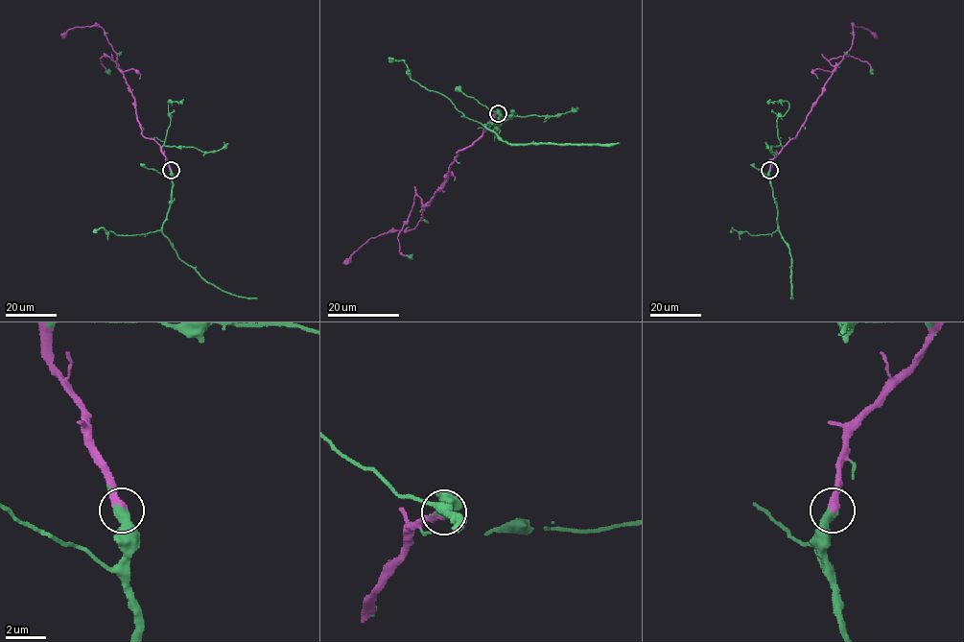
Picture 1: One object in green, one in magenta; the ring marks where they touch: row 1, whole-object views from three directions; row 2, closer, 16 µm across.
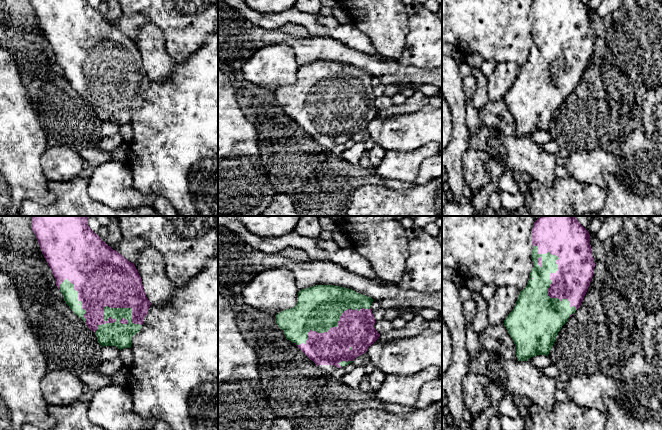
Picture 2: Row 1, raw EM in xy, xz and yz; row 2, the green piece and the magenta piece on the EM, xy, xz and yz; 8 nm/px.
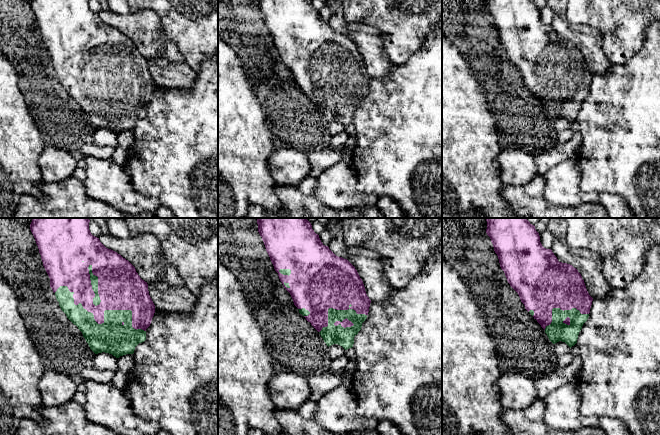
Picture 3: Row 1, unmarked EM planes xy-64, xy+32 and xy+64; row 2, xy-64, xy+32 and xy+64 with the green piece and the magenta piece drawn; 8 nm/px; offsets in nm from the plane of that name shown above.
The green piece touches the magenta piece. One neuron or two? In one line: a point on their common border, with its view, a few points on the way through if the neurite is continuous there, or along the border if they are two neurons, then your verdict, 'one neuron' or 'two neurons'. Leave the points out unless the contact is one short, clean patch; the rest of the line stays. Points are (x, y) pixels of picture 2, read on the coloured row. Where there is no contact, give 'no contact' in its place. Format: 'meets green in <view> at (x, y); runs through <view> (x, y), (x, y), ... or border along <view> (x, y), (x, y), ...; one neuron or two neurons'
meets green in yz at (549, 275); one neuron

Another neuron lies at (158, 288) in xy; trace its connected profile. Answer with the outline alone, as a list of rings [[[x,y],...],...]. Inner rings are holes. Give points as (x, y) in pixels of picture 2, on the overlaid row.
[[[146,248],[133,263],[142,279],[143,290],[151,304],[165,304],[178,290],[165,272],[162,255],[155,248]]]

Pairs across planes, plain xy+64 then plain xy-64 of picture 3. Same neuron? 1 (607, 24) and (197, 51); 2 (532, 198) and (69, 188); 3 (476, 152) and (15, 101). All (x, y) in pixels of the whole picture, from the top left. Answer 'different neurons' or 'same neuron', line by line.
1: same neuron
2: same neuron
3: same neuron

